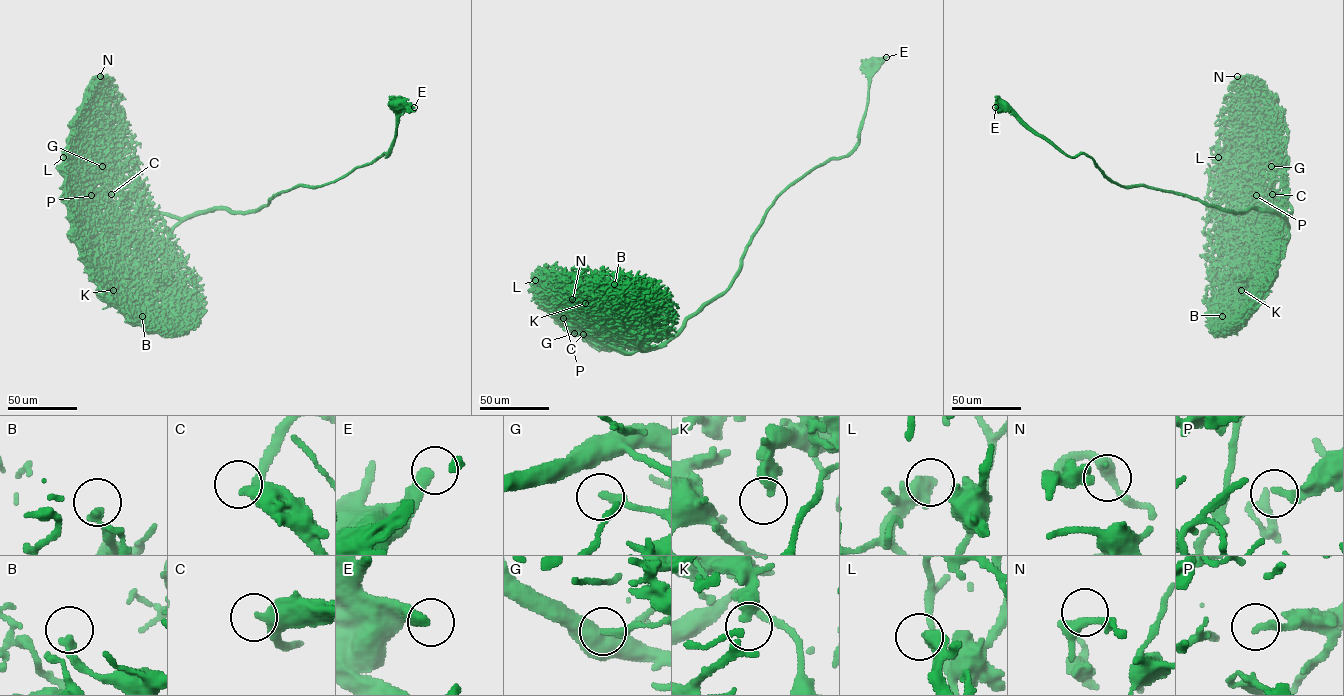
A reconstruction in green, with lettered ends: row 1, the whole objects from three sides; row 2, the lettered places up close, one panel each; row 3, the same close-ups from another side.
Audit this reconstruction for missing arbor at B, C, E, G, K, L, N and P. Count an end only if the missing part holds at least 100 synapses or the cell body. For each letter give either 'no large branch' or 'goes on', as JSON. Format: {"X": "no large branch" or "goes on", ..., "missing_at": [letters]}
{"B": "no large branch", "C": "goes on", "E": "no large branch", "G": "no large branch", "K": "no large branch", "L": "no large branch", "N": "no large branch", "P": "no large branch", "missing_at": ["C"]}

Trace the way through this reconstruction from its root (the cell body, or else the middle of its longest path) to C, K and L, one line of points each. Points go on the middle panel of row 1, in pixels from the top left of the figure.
C: (871, 64), (857, 145), (803, 174), (776, 198), (738, 275), (723, 292), (655, 347), (622, 353), (583, 334)
K: (871, 64), (857, 145), (776, 198), (734, 281), (672, 336), (642, 350), (598, 323), (585, 303)
L: (871, 64), (857, 145), (776, 198), (734, 281), (665, 341), (630, 352), (615, 349), (547, 307), (535, 280)

